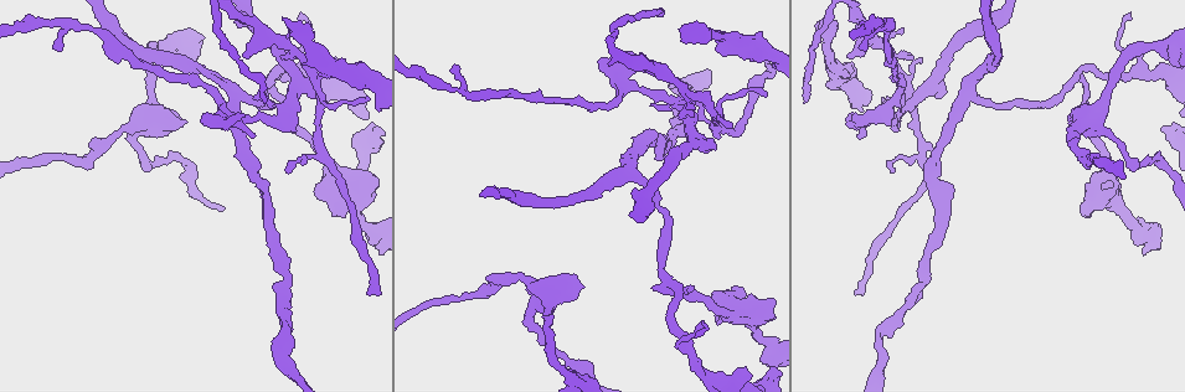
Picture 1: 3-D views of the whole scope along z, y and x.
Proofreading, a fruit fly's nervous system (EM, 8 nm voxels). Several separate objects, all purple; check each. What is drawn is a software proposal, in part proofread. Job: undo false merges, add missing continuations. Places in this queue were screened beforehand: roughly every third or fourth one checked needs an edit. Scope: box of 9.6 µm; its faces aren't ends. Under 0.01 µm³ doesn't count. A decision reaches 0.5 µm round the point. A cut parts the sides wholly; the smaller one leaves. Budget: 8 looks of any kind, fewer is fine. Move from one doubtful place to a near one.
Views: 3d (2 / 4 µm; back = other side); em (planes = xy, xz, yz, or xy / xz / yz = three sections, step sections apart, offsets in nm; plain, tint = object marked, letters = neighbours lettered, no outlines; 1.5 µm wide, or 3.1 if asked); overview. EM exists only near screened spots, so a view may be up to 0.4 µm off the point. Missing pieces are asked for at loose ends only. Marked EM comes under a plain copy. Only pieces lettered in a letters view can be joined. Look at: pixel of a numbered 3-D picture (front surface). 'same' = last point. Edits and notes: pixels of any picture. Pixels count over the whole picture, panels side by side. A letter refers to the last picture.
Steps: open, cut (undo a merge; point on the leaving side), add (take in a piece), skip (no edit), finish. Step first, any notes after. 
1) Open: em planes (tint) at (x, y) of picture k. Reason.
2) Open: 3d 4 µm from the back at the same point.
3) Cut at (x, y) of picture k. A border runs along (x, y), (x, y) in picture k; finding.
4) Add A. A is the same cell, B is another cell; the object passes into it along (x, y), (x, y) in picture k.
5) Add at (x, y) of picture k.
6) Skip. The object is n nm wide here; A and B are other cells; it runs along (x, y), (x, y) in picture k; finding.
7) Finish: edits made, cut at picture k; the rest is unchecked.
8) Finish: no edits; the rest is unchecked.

Open: em yz step 8 (letters) at (245, 56) of picture 1. An open end.

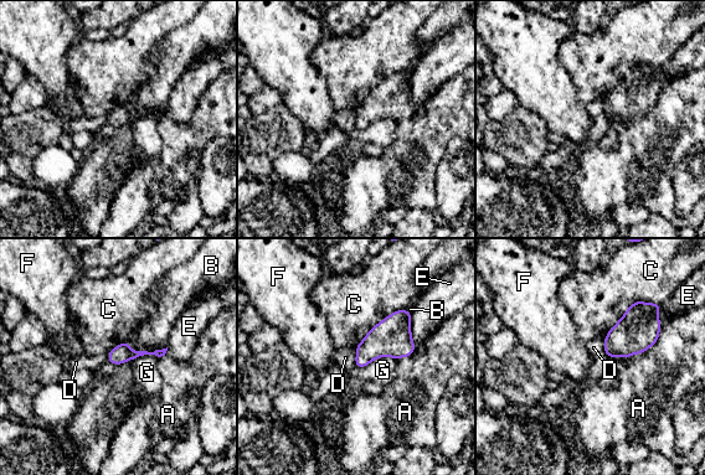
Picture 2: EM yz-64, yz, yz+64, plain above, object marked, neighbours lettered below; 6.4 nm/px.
Skip. A, B, C, D, E, F and G are other cells; it runs along (161, 352), (111, 356) in picture 2; none of them fits.

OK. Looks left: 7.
Open: 3d 2 µm at (619, 66) of picture 1. Narrows sharply.

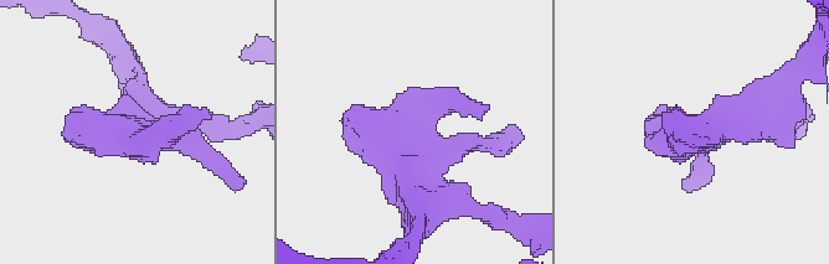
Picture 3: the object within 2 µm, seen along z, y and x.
Open: em planes (letters) at (409, 136) of picture 3. Now the EM.

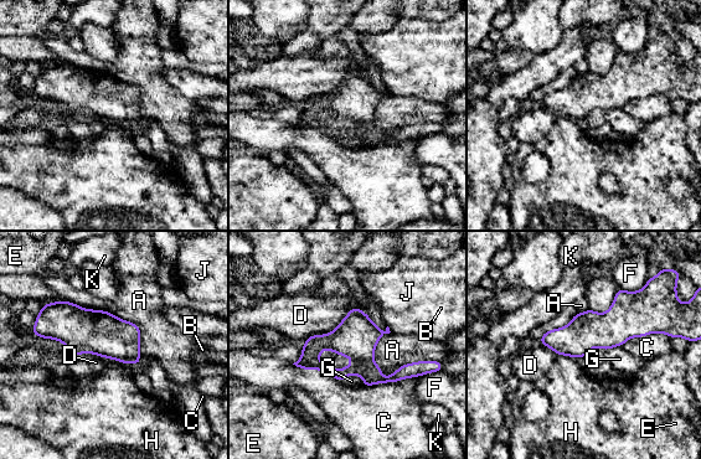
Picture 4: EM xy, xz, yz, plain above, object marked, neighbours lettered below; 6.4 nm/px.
Skip. The longest contact is with A, 650 nm; A, B, C, D, E, F, G, H, J and K are other cells; continuous, no second cell.

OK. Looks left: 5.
Open: em planes (tint) at (934, 186) of picture 1. Branch point.

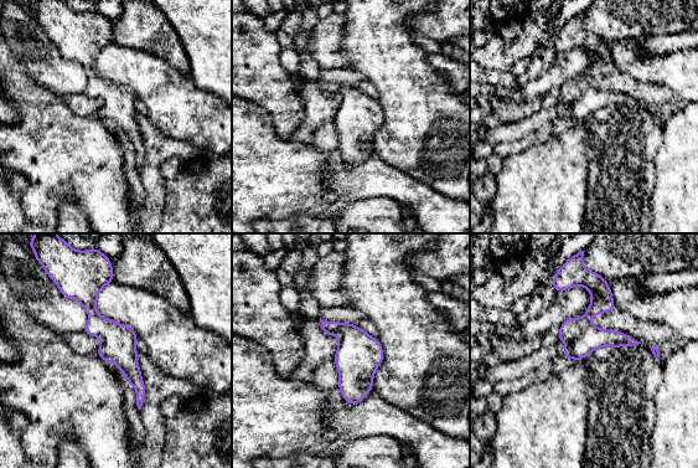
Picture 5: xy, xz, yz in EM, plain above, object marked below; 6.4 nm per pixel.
Open: em planes (letters) at the same point. What lies round it.

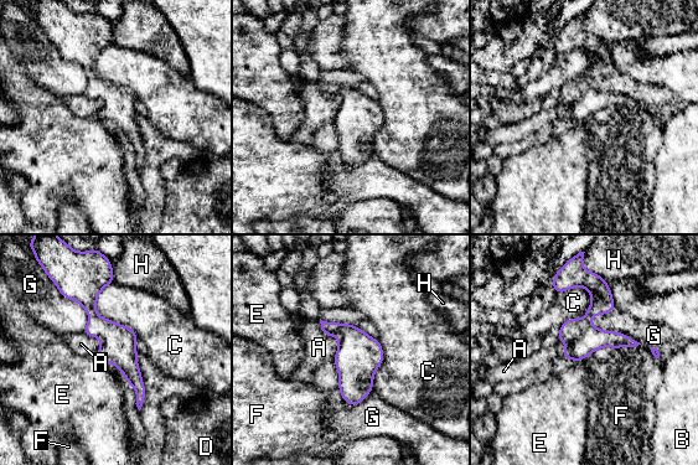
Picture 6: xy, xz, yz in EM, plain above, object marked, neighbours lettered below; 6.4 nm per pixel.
Skip. The object is 170 nm wide here; A, B, C, D, E, F, G and H are other cells; a border runs along (584, 287), (585, 314), (559, 327) in picture 6; one cell here.

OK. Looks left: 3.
Finish: no edits; the rest is unchecked.

